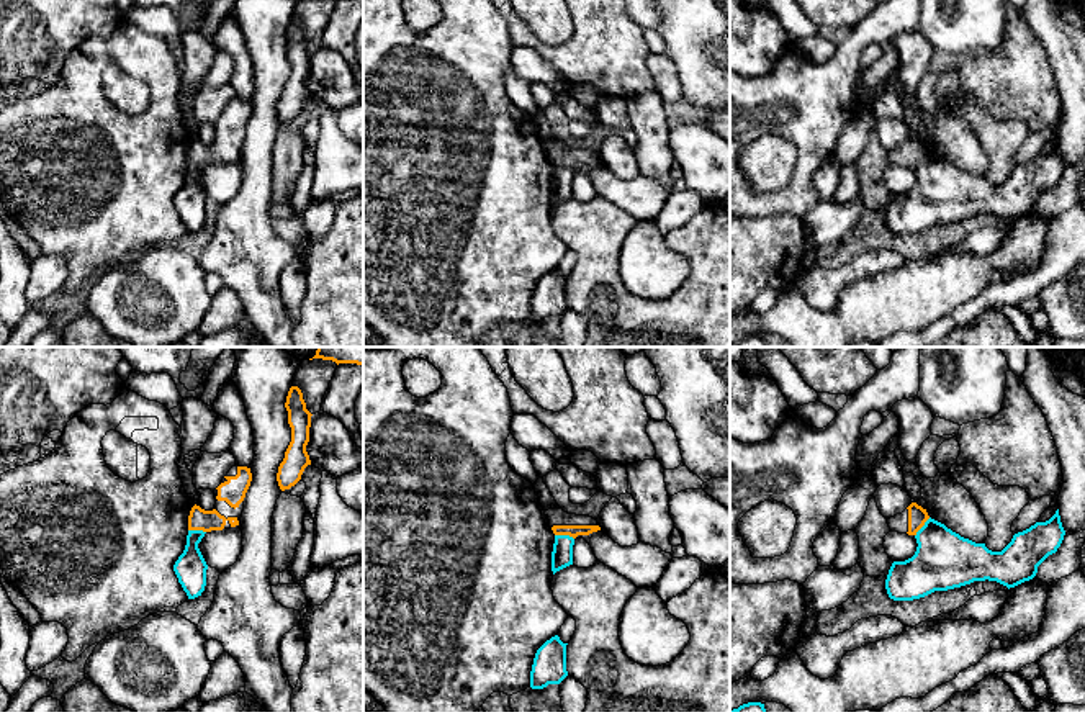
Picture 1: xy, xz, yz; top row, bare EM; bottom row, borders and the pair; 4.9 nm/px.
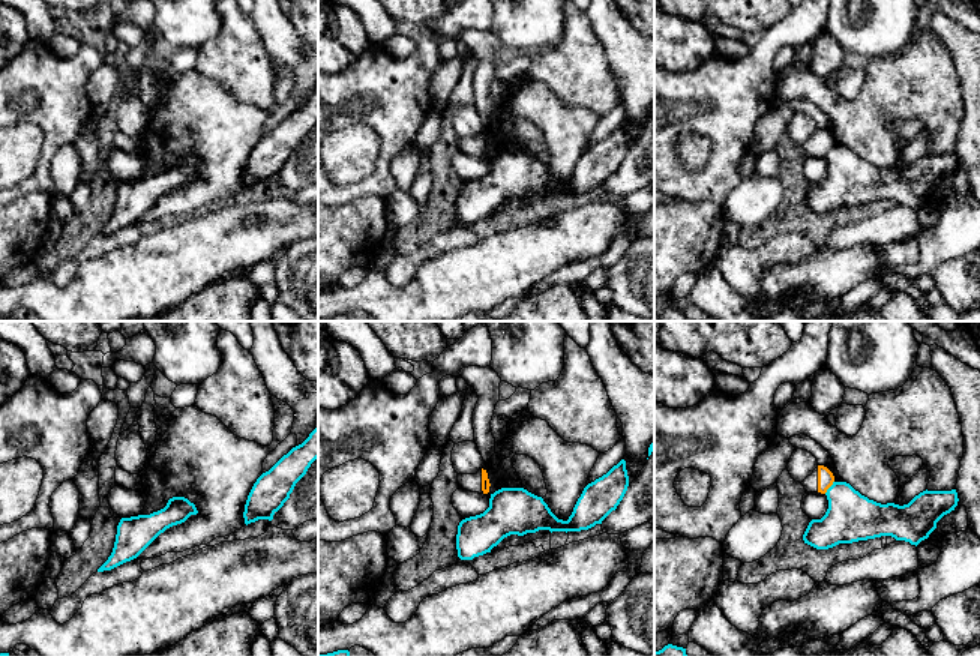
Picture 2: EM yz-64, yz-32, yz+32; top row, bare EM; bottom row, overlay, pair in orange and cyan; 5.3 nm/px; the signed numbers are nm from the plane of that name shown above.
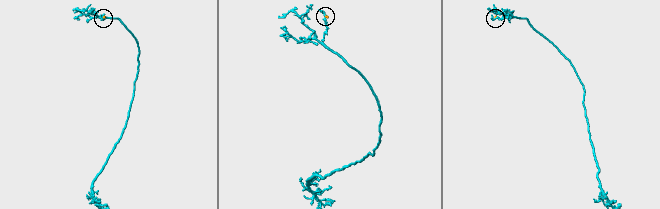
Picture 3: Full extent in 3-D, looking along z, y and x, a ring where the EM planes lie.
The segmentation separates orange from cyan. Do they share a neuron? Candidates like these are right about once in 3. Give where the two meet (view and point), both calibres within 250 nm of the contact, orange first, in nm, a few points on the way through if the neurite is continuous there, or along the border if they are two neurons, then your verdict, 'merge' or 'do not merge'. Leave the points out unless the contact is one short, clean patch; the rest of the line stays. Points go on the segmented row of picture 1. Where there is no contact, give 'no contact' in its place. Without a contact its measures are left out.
meets orange in xz at (565, 534); 60 nm thick on the orange side, 110 nm on the other; runs through xz (573, 531), (565, 534), (562, 555); merge

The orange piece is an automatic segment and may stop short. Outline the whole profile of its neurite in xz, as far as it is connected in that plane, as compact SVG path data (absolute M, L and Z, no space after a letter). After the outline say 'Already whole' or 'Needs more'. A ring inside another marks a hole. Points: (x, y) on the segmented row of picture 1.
M563 509L545 511L547 520L555 534L552 552L553 575L573 565L573 545L578 535L589 535L601 530L597 520L589 516L568 514Z. Needs more

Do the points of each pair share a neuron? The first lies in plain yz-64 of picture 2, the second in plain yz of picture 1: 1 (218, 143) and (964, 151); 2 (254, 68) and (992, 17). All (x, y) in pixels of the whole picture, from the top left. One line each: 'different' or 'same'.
1: different
2: different

